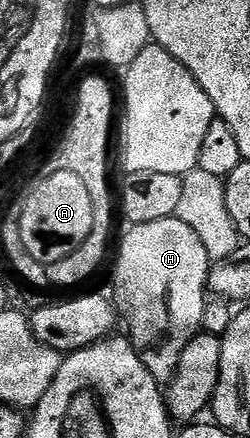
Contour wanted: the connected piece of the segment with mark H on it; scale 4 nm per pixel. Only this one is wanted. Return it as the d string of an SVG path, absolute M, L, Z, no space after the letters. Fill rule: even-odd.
M180 218L153 220L149 224L131 226L128 231L119 242L119 255L115 258L115 302L119 305L121 318L123 313L127 321L126 333L141 364L149 368L153 380L169 384L179 370L181 352L185 352L189 340L203 330L203 313L209 301L207 277L213 263L205 252L205 244L197 240L197 232Z

